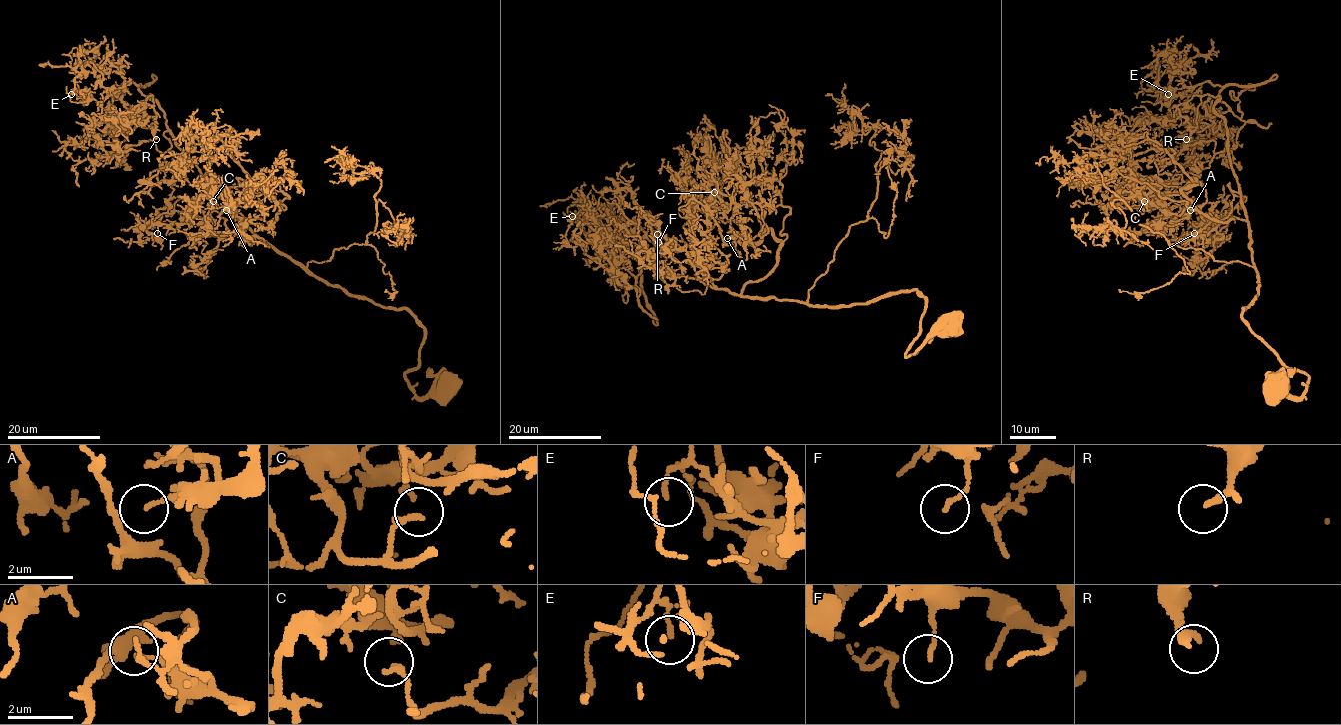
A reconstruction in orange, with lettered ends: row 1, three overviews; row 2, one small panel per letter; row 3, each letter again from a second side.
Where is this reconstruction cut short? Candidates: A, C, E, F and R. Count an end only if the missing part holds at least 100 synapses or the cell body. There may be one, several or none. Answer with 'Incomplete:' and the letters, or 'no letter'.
Incomplete: E, R

